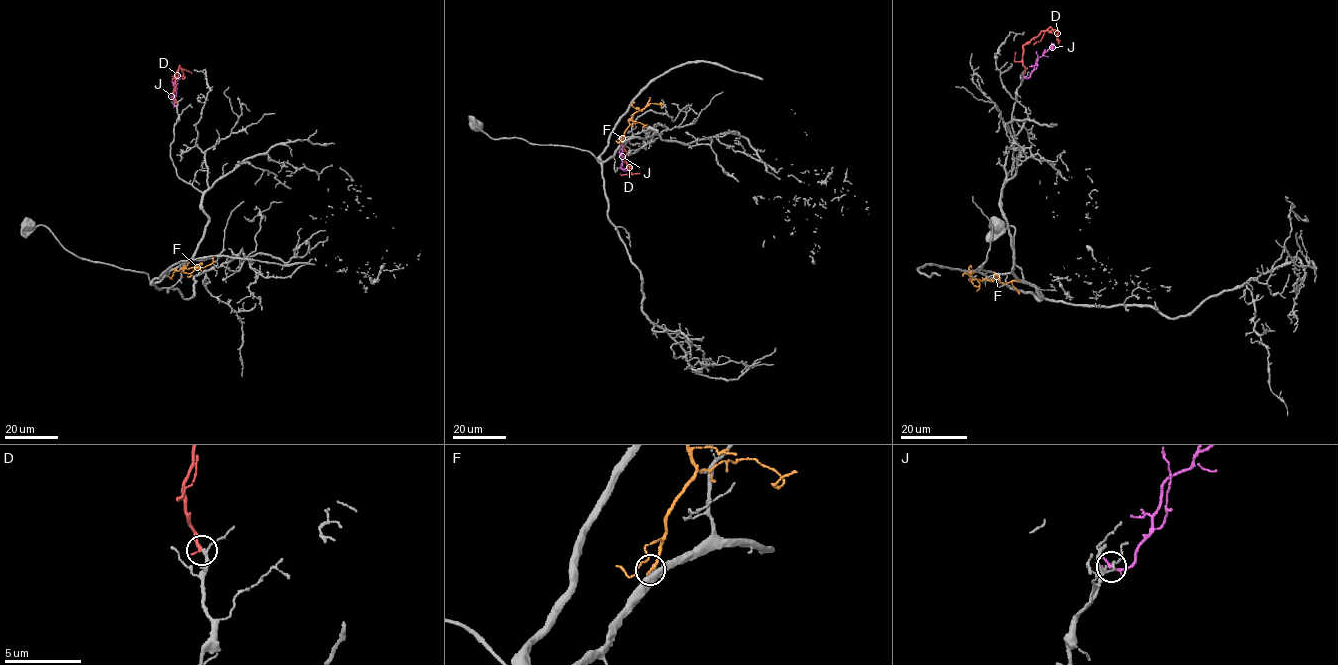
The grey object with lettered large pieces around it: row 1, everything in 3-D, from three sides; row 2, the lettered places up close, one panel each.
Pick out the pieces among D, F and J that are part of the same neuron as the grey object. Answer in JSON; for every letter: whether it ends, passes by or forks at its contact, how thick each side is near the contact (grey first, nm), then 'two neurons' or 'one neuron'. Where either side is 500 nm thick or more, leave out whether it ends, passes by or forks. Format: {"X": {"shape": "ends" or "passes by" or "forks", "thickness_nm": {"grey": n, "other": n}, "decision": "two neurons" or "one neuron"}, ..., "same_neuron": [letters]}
{"D": {"shape": "ends", "thickness_nm": {"grey": 170, "other": 240}, "decision": "one neuron"}, "F": {"shape": "ends", "thickness_nm": {"grey": 480, "other": 200}, "decision": "two neurons"}, "J": {"shape": "ends", "thickness_nm": {"grey": 120, "other": 200}, "decision": "two neurons"}, "same_neuron": ["D"]}

